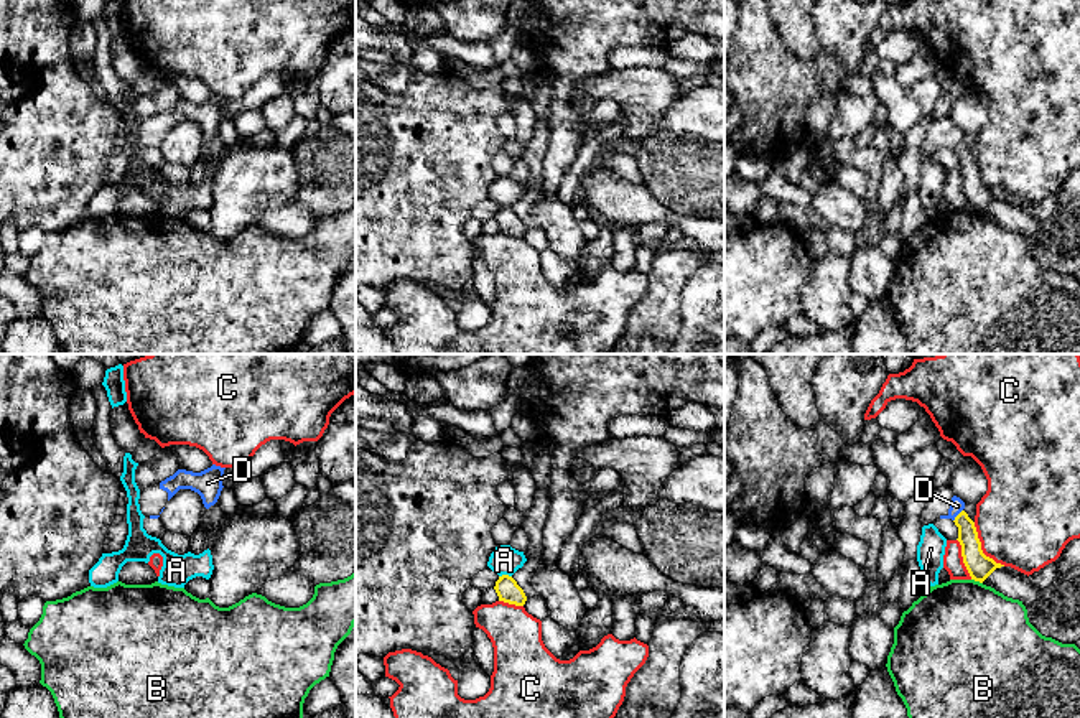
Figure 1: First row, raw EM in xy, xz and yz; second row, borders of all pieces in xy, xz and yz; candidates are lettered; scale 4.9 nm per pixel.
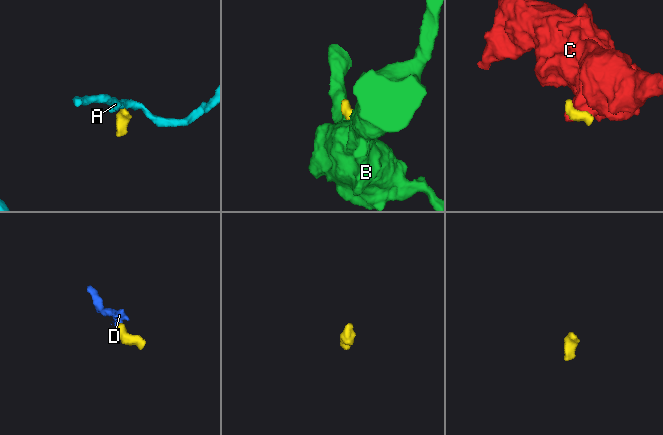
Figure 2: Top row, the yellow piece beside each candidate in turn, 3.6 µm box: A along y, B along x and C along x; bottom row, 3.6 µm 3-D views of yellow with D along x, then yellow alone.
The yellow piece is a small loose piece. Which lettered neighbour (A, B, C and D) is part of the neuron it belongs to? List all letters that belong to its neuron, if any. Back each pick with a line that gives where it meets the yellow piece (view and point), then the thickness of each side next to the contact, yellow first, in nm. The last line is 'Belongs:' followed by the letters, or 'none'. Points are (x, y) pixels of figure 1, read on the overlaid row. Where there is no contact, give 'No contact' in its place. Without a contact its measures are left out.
D: Touches yellow at yz (957, 516). Thickness 110 nm (yellow) against 70 nm
Belongs: D

